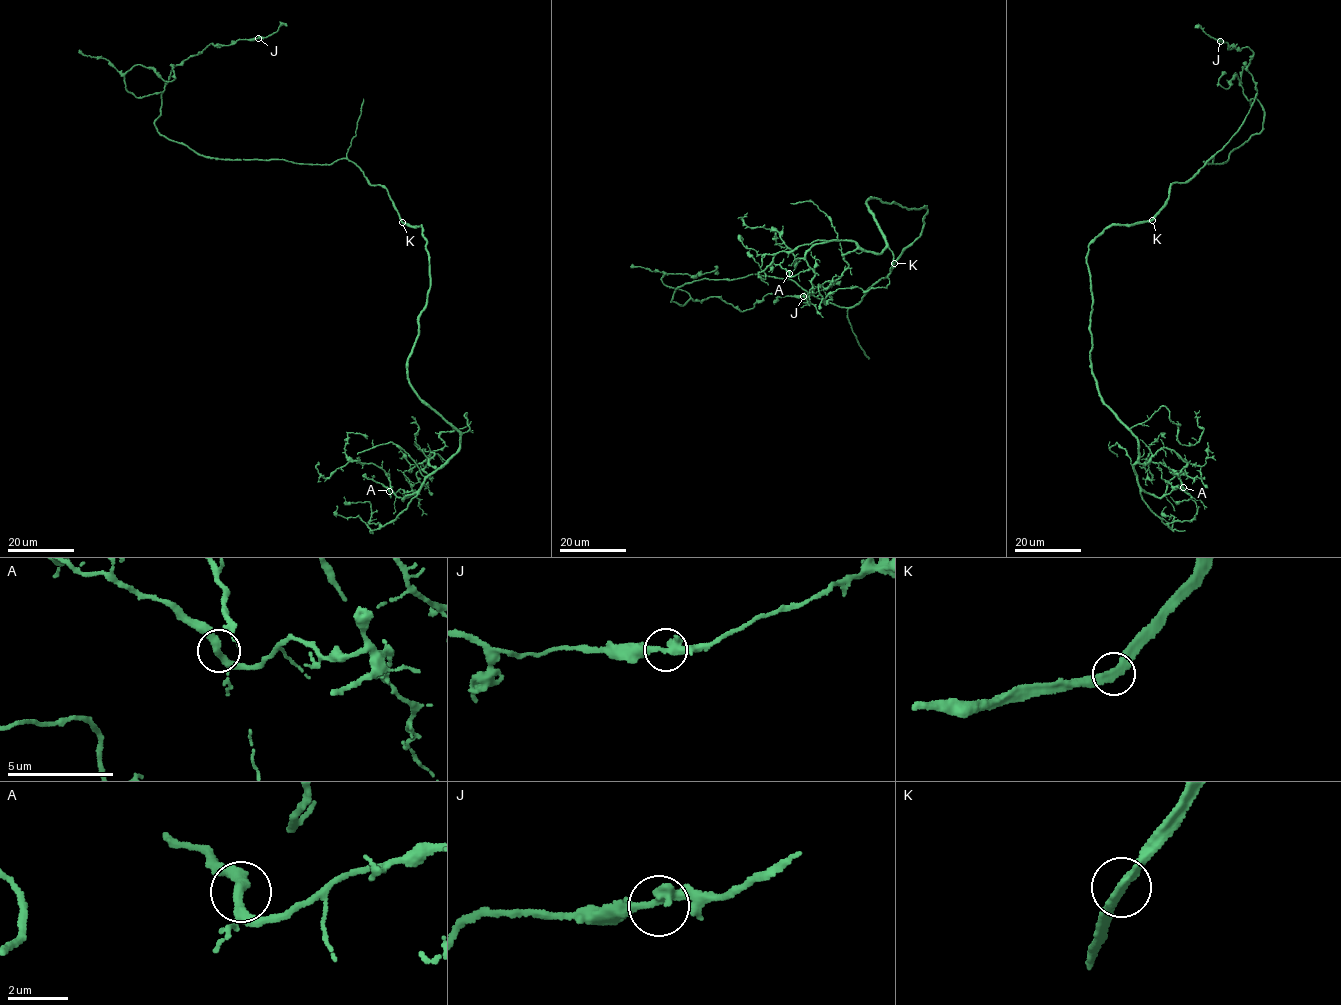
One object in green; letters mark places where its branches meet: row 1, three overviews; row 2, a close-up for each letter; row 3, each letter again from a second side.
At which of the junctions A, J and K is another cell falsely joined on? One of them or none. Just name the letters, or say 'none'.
none

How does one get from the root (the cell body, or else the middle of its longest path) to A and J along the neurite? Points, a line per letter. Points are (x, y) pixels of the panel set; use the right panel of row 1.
A: (1156, 216), (1109, 226), (1089, 245), (1091, 374), (1105, 403), (1137, 439), (1141, 488), (1160, 497), (1183, 487)
J: (1156, 216), (1171, 184), (1212, 156), (1203, 162), (1226, 163), (1262, 129), (1246, 69), (1252, 51), (1220, 41)

